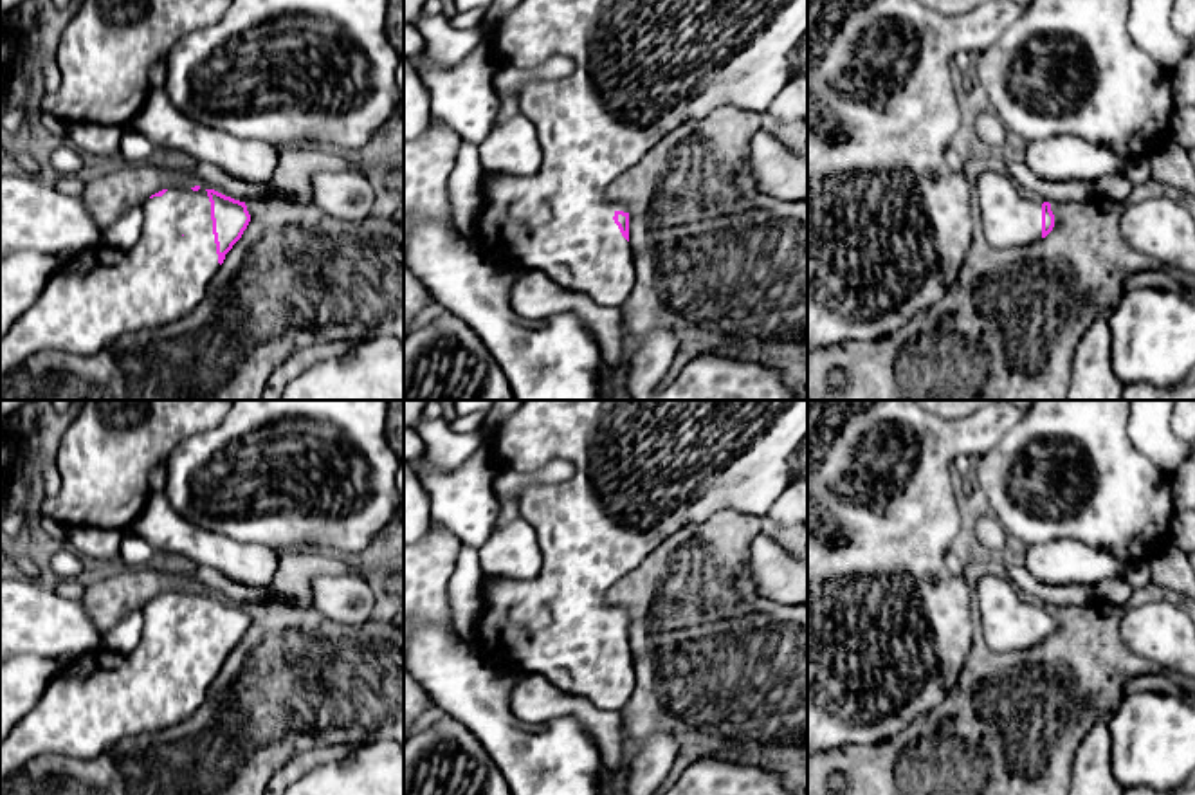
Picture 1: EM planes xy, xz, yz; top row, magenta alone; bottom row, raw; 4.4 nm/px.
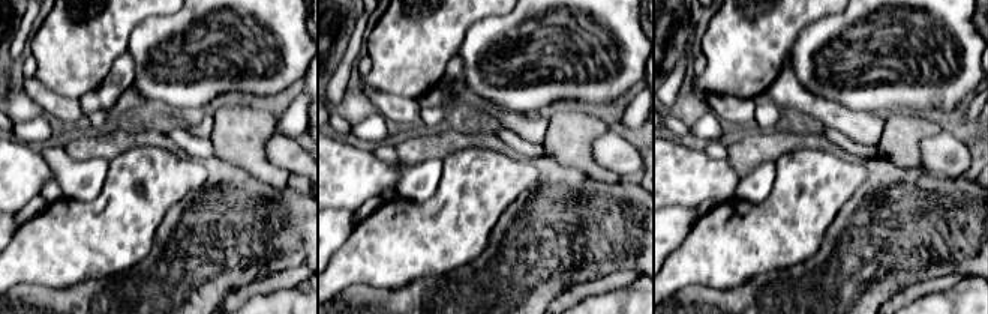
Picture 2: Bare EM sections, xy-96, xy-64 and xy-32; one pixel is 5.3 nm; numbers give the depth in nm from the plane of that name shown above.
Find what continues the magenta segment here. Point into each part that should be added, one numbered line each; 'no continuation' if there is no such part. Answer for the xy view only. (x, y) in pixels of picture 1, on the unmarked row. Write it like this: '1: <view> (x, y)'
1: xy (98, 698)

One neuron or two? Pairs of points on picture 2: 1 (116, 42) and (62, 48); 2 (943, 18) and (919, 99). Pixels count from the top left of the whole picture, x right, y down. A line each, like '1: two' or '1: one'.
1: one
2: one

